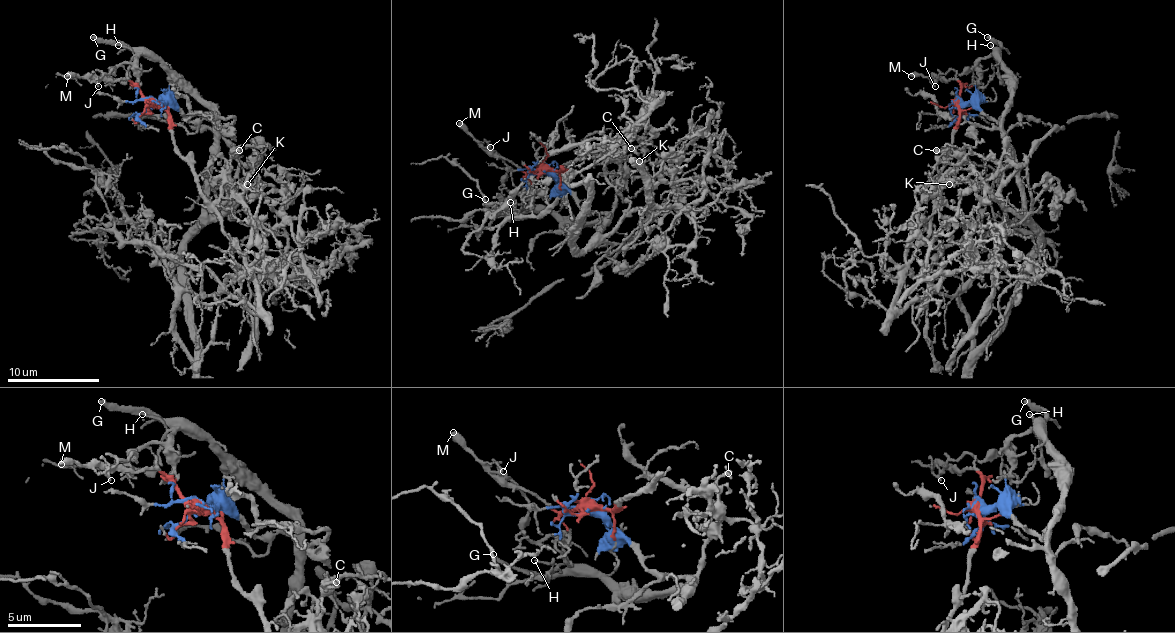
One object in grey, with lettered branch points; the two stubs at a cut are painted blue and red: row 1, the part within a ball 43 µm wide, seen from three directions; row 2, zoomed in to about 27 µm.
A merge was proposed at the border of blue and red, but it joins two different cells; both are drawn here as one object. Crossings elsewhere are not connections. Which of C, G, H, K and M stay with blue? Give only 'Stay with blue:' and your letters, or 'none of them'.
Stay with blue: G, H, K

